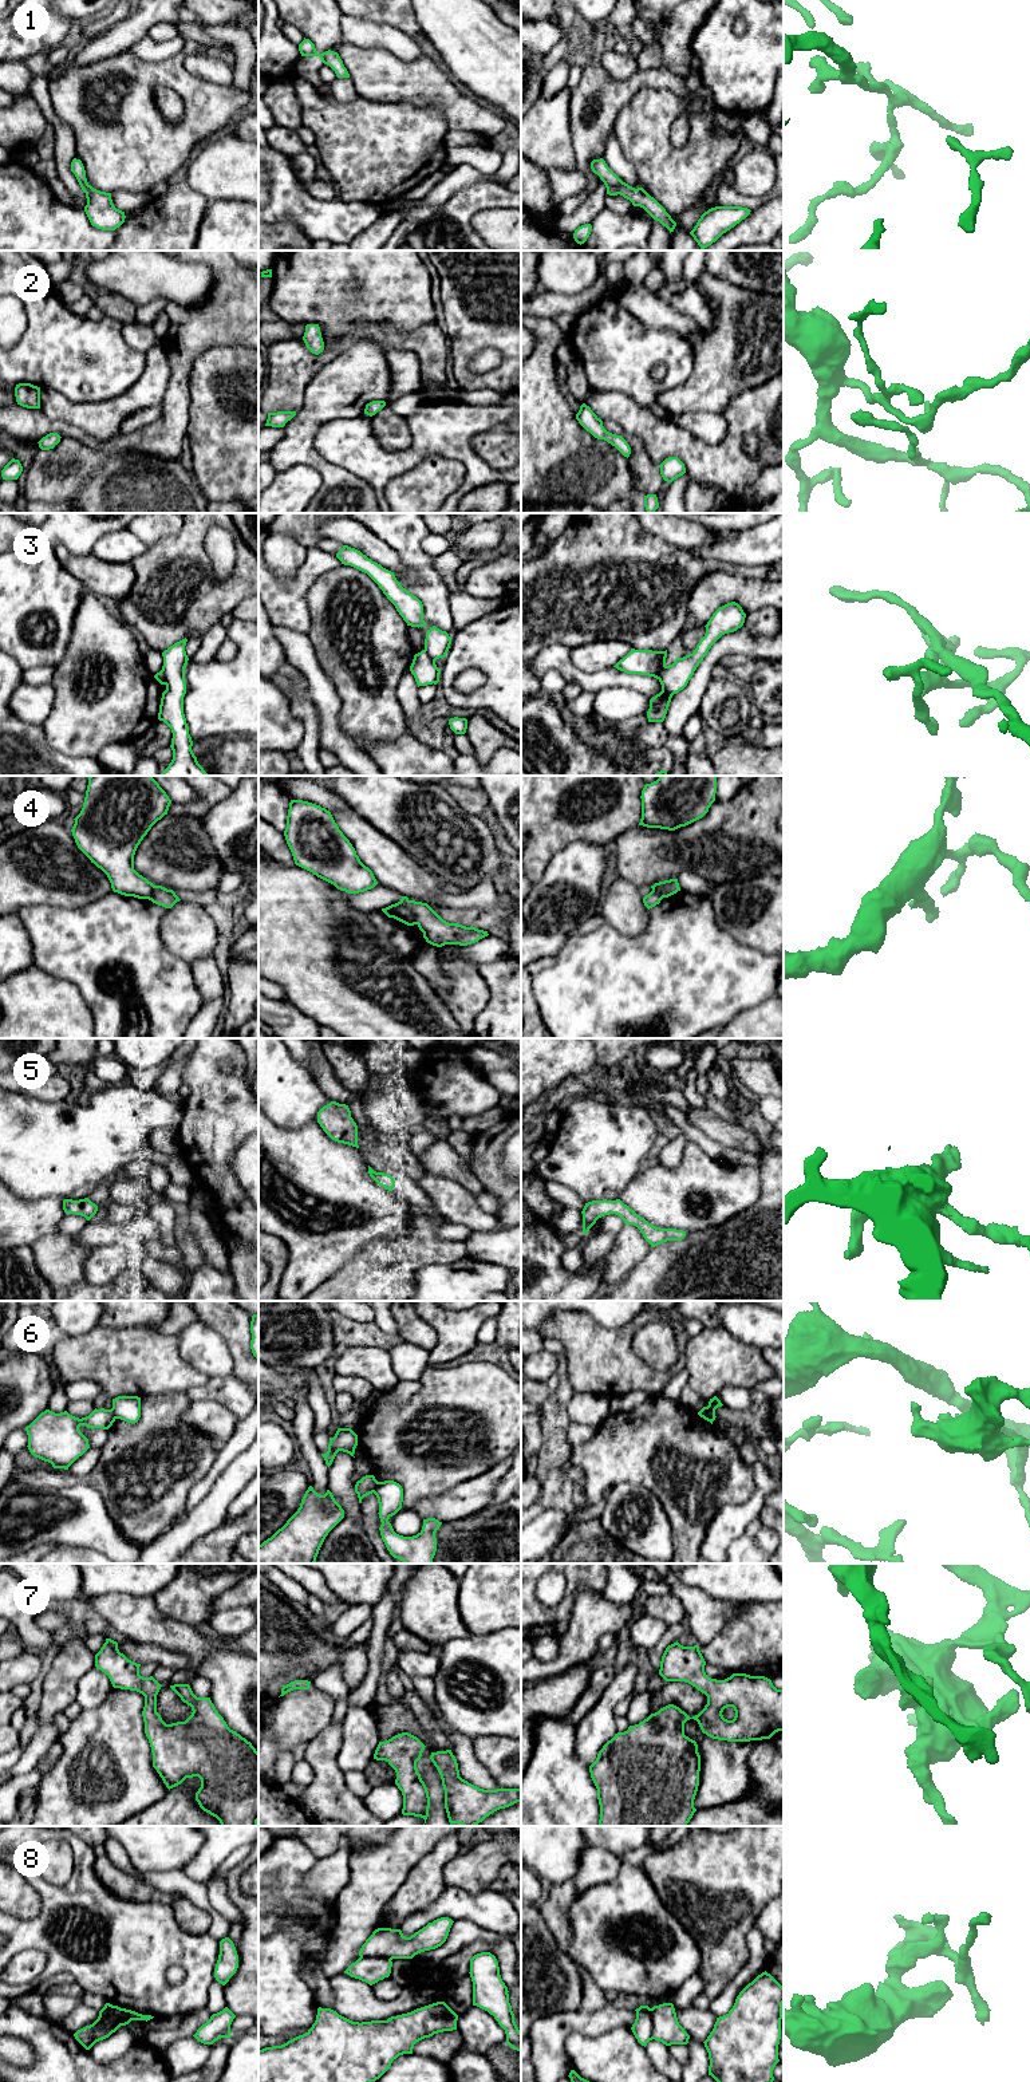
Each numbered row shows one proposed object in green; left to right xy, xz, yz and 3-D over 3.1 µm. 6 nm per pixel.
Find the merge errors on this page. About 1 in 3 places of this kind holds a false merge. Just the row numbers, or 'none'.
3, 4, 6, 8

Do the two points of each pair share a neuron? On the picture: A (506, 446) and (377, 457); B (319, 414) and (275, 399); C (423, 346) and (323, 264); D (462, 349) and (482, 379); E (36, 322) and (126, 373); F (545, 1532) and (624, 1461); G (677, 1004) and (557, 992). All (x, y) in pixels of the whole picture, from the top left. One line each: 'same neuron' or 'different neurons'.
A: different neurons
B: different neurons
C: different neurons
D: same neuron
E: same neuron
F: different neurons
G: same neuron

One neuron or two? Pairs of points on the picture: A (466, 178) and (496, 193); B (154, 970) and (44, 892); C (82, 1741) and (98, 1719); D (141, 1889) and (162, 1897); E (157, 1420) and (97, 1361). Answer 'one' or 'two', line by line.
A: two
B: two
C: one
D: one
E: two

